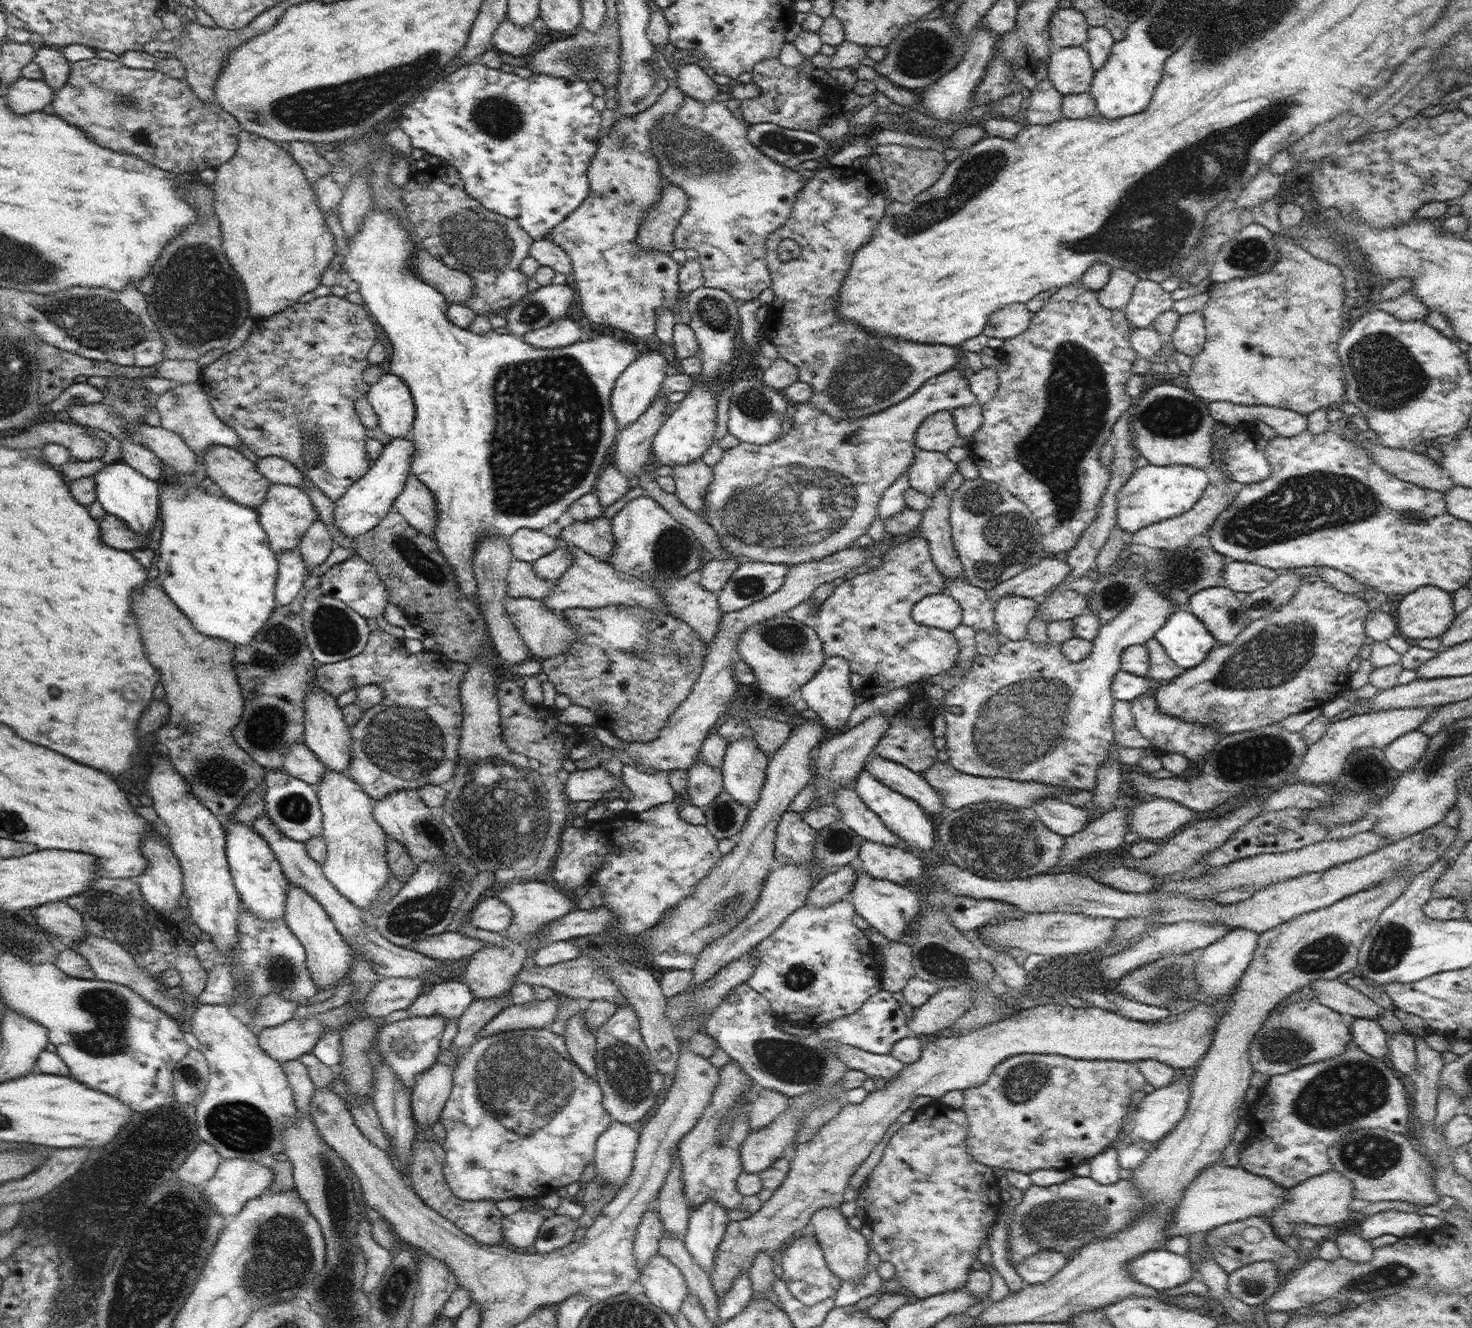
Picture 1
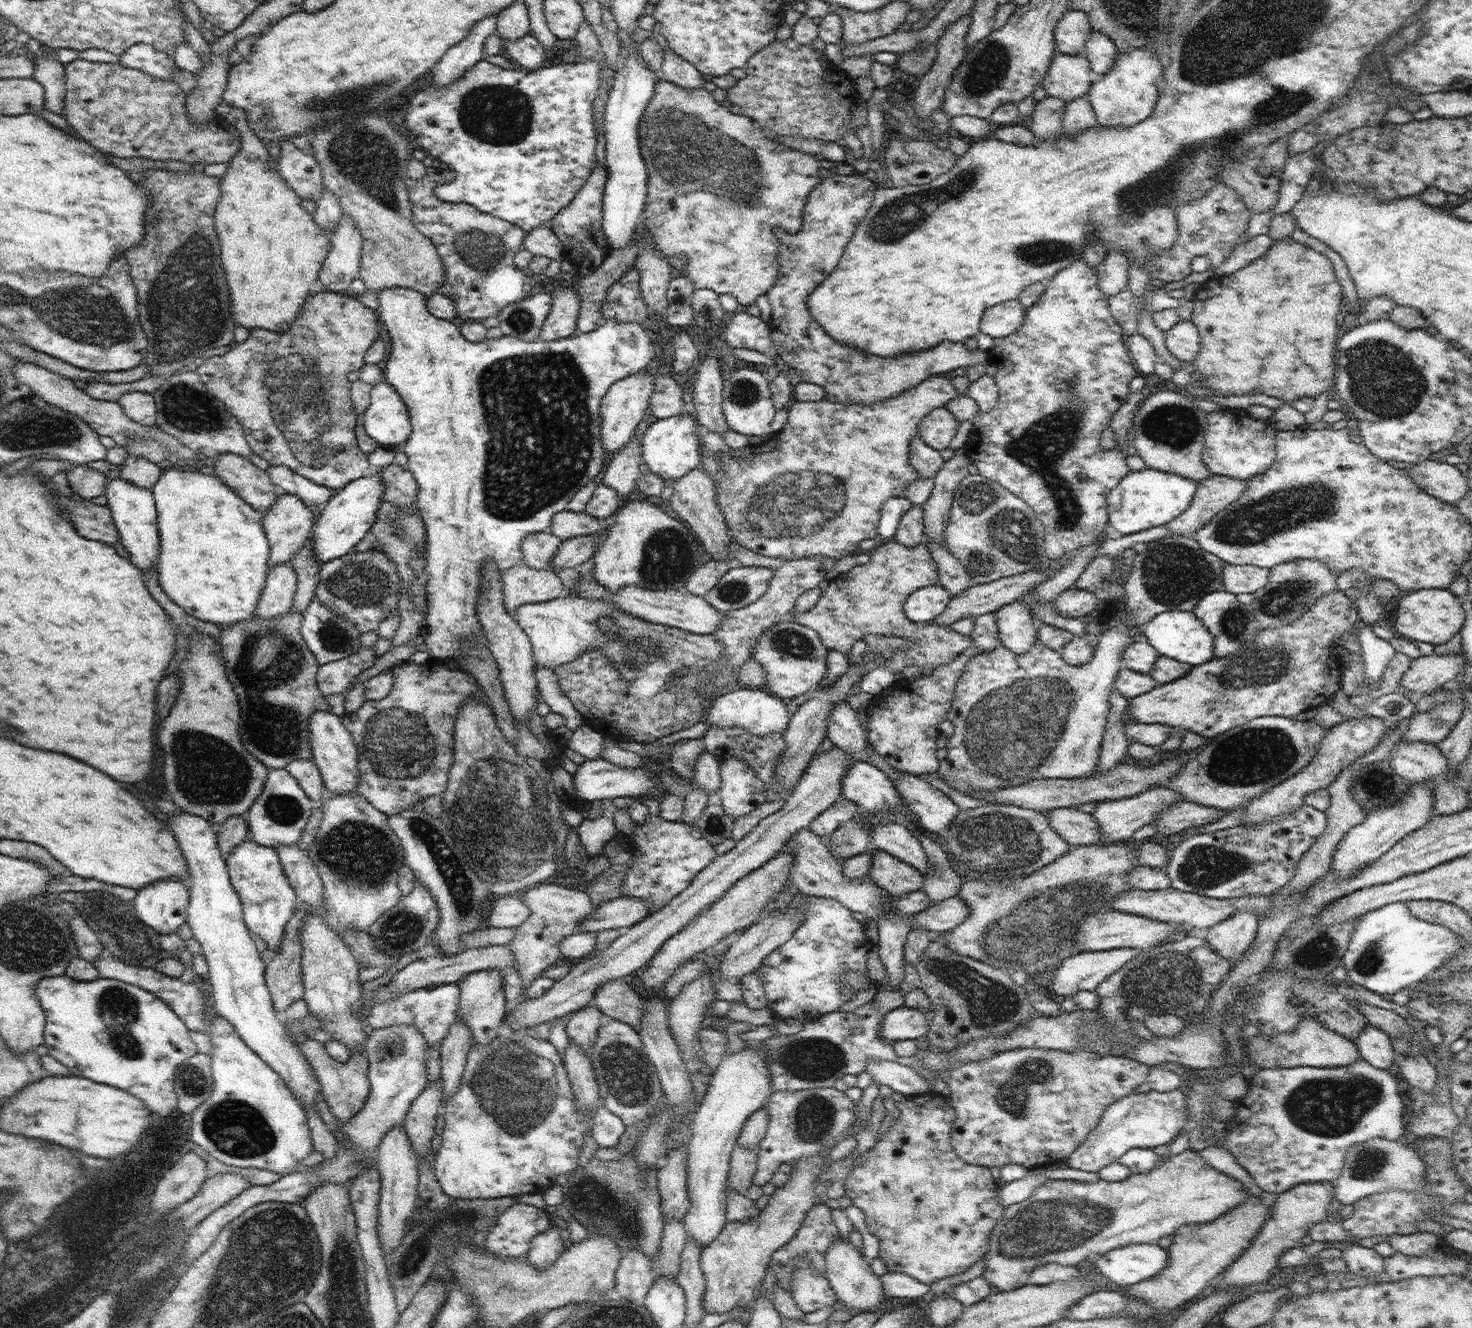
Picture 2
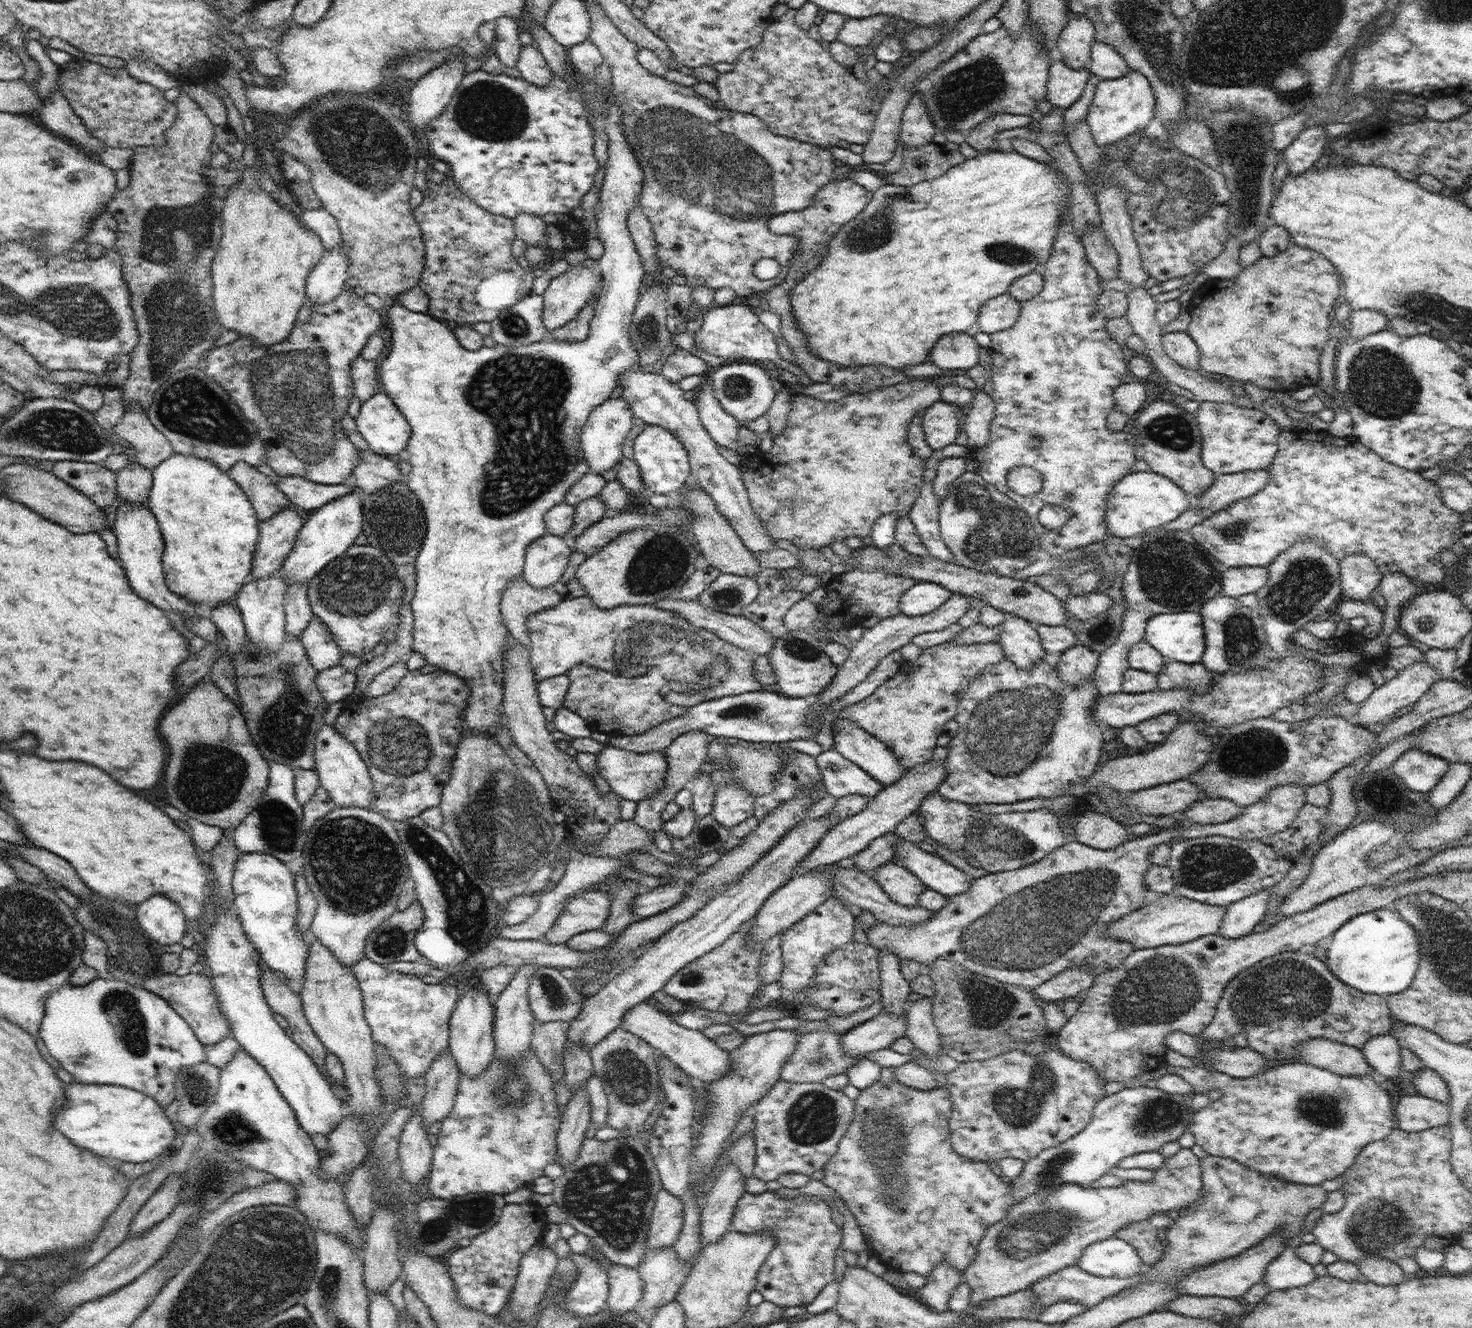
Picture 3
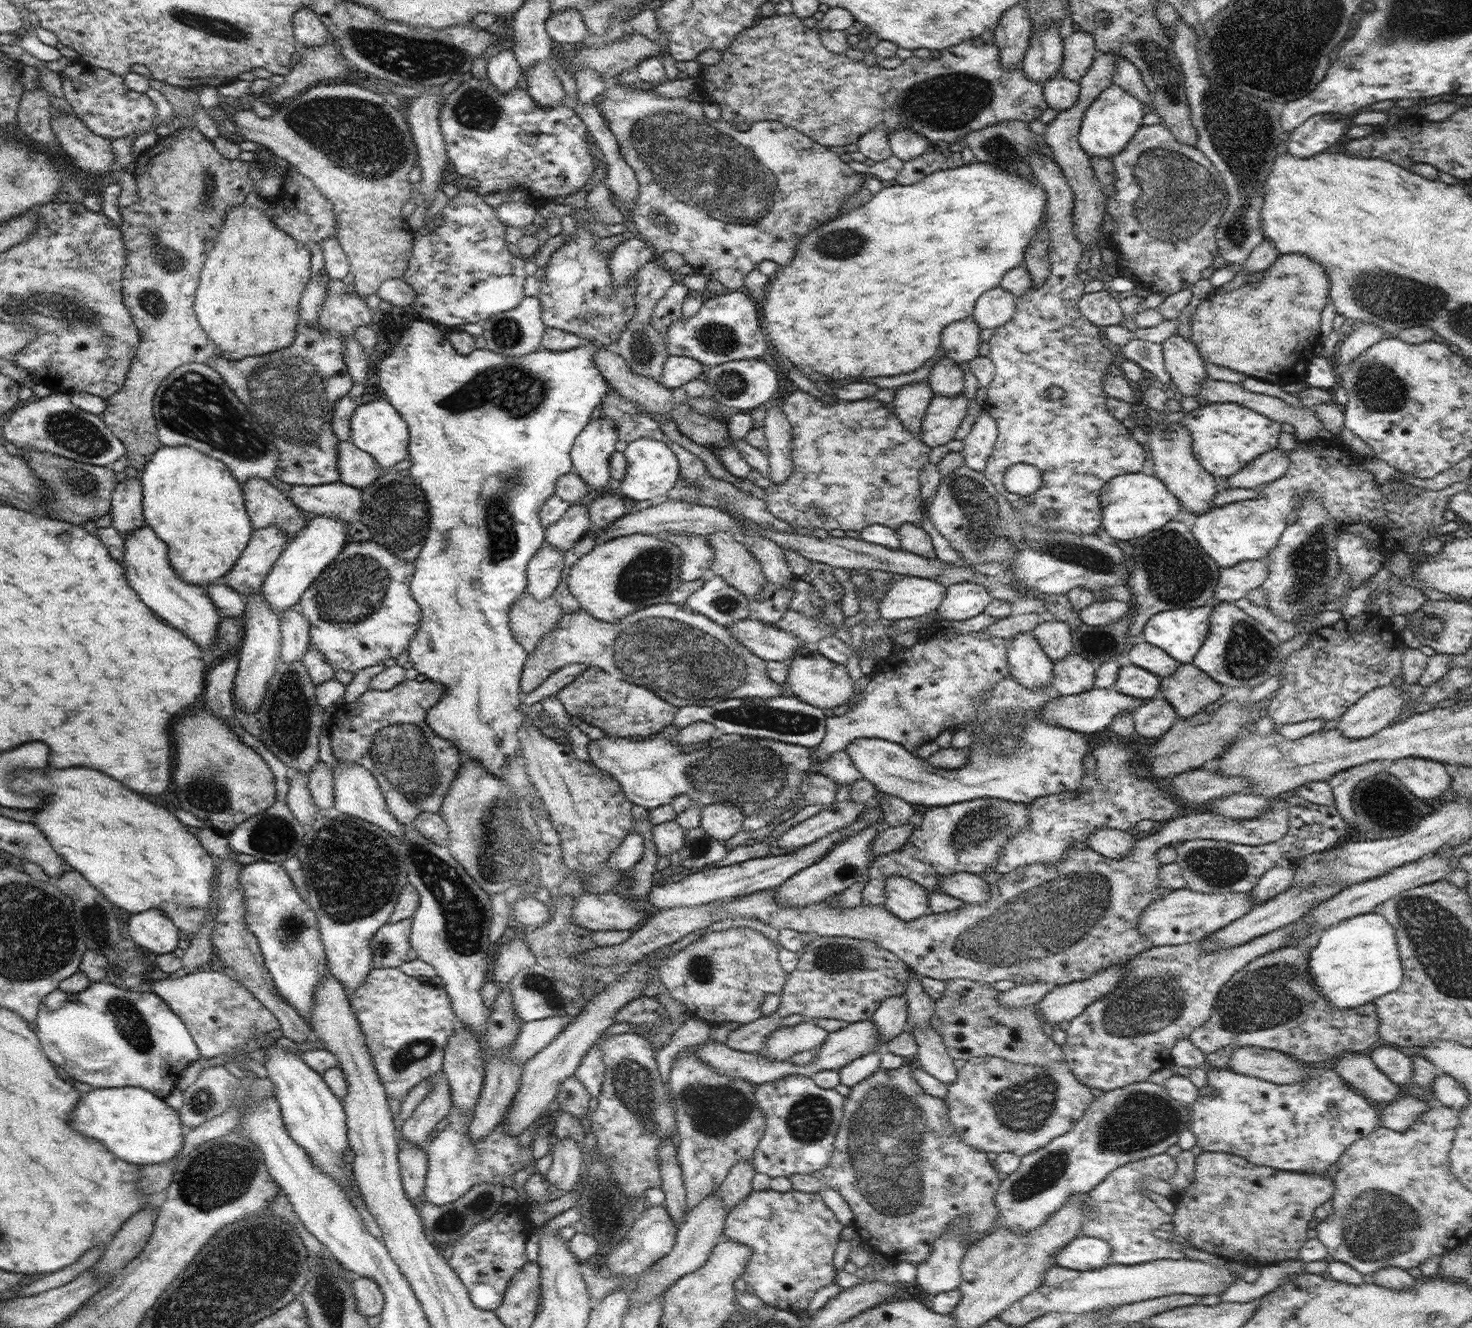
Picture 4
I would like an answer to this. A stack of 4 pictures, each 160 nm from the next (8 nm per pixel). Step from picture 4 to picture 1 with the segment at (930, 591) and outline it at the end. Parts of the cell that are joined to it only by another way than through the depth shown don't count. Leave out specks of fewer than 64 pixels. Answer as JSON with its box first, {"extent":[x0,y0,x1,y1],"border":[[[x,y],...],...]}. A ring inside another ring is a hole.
{"extent":[912,593,963,630],"border":[[[948,593],[929,594],[913,606],[912,618],[922,625],[934,629],[953,630],[960,626],[963,610]]]}

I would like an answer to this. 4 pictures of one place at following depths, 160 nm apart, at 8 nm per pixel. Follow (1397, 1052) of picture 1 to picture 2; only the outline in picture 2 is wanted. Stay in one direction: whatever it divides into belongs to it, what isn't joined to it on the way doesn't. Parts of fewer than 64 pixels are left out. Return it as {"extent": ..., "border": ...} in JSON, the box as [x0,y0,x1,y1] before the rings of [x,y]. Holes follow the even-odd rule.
{"extent":[1401,1052,1438,1094],"border":[[[1419,1052],[1408,1053],[1405,1059],[1402,1059],[1401,1071],[1403,1077],[1414,1087],[1433,1094],[1434,1087],[1437,1085],[1438,1075],[1435,1066]]]}

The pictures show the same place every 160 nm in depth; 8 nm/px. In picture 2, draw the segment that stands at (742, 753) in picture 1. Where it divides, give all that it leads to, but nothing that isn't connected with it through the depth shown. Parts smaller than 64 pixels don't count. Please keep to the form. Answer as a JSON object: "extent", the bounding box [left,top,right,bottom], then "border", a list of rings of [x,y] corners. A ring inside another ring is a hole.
{"extent":[719,757,767,820],"border":[[[730,757],[720,762],[719,793],[724,810],[734,820],[767,802],[765,784],[747,762]]]}

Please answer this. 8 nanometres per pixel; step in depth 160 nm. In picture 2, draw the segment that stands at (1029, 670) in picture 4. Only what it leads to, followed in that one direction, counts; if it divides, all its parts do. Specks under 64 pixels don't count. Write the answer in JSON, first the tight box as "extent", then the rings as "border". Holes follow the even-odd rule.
{"extent":[994,600,1037,654],"border":[[[1024,600],[1002,605],[994,612],[1000,642],[1016,654],[1024,654],[1037,641],[1037,623]]]}

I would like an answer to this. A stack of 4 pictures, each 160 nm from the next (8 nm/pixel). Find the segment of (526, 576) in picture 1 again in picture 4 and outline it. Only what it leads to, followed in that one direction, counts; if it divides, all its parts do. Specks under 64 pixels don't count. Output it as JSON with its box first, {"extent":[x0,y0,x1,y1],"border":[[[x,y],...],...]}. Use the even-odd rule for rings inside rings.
{"extent":[509,590,563,652],"border":[[[527,590],[509,606],[510,630],[525,651],[535,652],[540,639],[555,630],[563,615],[560,603],[552,596],[536,600]]]}

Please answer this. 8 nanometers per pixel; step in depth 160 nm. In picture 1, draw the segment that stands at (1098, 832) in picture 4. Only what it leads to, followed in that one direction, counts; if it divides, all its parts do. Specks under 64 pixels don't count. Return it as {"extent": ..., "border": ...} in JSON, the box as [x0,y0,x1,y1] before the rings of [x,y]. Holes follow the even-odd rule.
{"extent":[1031,795,1093,838],"border":[[[1052,795],[1034,801],[1031,808],[1044,826],[1064,838],[1080,832],[1093,817],[1088,808],[1073,806]]]}

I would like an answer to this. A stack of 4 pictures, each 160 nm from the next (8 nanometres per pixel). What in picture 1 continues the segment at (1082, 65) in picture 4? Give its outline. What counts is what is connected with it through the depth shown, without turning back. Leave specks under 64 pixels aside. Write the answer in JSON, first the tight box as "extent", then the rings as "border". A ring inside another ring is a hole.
{"extent":[1049,9,1089,48],"border":[[[1058,9],[1049,24],[1050,42],[1054,48],[1082,45],[1088,40],[1089,24],[1078,10]]]}

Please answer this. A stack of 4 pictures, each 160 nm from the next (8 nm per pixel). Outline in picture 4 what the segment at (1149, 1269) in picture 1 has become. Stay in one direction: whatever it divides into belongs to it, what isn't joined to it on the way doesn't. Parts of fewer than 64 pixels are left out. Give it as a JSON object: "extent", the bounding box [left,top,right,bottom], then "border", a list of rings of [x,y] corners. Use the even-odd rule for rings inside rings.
{"extent":[1055,1234,1111,1271],"border":[[[1081,1234],[1055,1254],[1055,1264],[1079,1271],[1094,1270],[1111,1263],[1111,1252],[1110,1243]]]}

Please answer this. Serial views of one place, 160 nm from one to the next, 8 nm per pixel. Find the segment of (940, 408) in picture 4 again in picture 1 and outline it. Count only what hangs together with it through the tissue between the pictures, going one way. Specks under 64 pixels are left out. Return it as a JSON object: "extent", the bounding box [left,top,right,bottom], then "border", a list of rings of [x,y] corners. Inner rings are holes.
{"extent":[915,410,959,453],"border":[[[940,410],[923,420],[915,438],[915,445],[920,449],[940,453],[946,453],[959,442],[955,420],[949,410]]]}

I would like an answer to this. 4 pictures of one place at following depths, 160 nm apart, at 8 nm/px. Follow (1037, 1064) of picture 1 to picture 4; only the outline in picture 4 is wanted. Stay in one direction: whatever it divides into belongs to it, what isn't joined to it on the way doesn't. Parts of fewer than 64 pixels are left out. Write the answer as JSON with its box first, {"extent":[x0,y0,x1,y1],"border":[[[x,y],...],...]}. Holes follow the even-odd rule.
{"extent":[945,1057,1095,1157],"border":[[[974,1057],[957,1070],[956,1080],[948,1085],[945,1101],[949,1108],[949,1120],[966,1144],[985,1153],[994,1152],[999,1155],[1013,1152],[1023,1157],[1043,1148],[1054,1138],[1070,1132],[1095,1098],[1090,1090],[1090,1086],[1082,1084],[1072,1074],[1065,1060],[1039,1067],[998,1057]]]}

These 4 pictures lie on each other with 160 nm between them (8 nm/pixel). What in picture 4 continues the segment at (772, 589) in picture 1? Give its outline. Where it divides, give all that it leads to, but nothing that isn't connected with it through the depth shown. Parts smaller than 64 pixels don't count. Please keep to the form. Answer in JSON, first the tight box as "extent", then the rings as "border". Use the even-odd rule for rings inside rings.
{"extent":[686,574,749,628],"border":[[[710,574],[700,590],[687,598],[686,604],[726,628],[735,620],[748,618],[749,613],[748,598],[716,574]]]}

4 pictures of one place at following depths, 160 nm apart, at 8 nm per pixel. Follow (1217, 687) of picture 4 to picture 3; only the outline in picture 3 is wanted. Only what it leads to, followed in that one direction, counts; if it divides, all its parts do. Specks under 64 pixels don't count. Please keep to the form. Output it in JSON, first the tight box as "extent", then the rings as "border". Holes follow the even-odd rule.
{"extent":[1157,660,1214,694],"border":[[[1169,660],[1157,674],[1157,688],[1162,690],[1192,689],[1196,694],[1204,694],[1213,682],[1214,676],[1201,662],[1186,664]]]}

